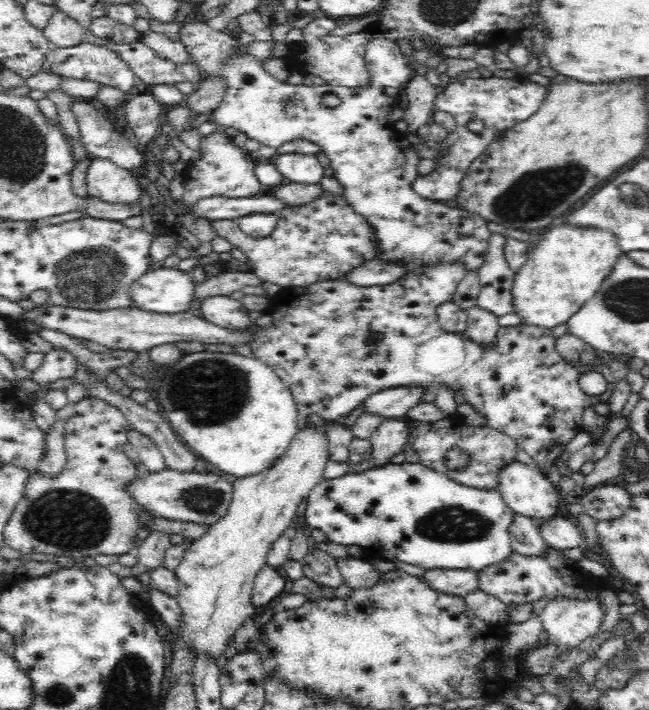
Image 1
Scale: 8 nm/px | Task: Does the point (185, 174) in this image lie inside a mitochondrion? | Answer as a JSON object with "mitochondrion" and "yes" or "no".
{"mitochondrion":"no"}

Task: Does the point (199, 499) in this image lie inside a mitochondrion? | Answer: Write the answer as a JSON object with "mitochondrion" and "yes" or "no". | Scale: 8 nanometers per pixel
{"mitochondrion":"yes"}

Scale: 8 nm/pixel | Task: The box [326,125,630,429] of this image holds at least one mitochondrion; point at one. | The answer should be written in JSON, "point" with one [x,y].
{"point":[528,199]}

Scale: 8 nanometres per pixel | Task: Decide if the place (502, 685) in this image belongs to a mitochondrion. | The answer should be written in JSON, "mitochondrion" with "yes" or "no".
{"mitochondrion":"no"}

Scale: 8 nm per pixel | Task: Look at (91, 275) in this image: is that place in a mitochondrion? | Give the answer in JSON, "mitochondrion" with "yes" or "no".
{"mitochondrion":"yes"}

